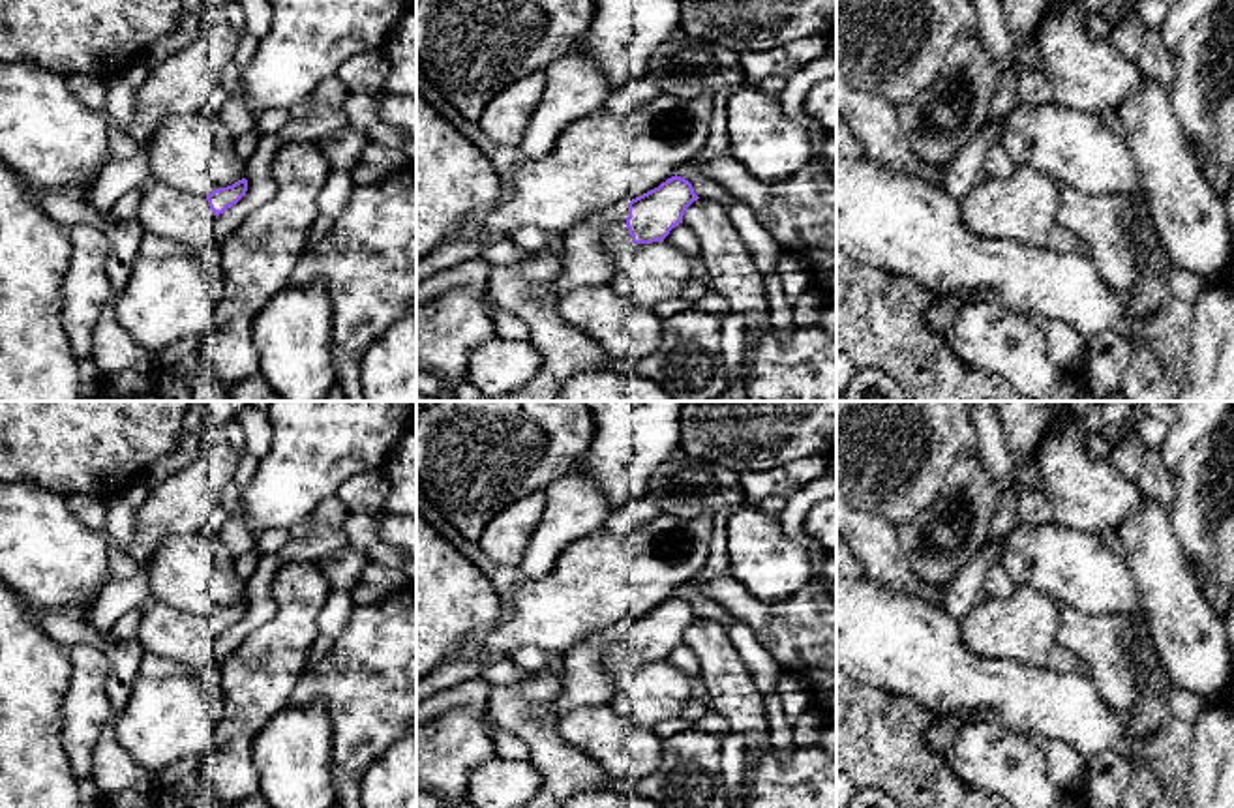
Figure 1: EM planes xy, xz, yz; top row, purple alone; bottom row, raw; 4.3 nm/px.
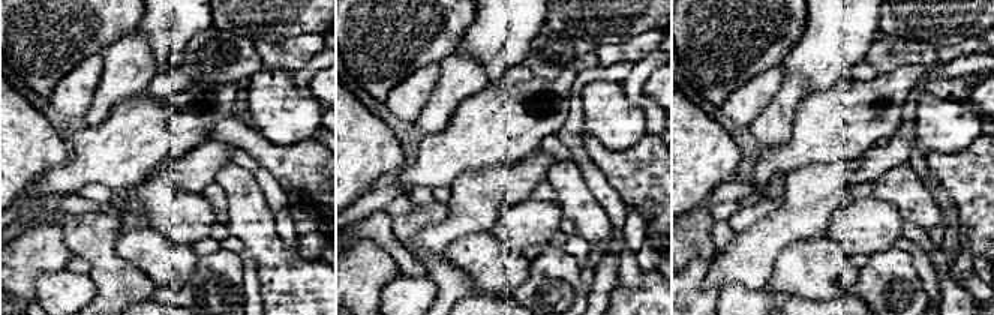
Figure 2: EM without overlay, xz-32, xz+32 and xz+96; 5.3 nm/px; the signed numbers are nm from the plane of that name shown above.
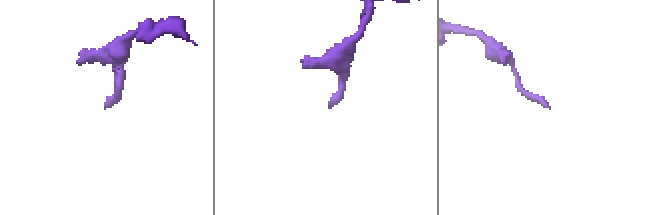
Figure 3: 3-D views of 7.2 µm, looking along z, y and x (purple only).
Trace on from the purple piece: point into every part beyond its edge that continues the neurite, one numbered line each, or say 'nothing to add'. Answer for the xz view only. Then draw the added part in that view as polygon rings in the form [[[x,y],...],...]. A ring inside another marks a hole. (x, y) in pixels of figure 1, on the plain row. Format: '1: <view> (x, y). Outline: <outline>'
1: xz (586, 677). Outline: [[[619,622],[574,643],[563,654],[561,692],[546,707],[534,711],[536,718],[559,720],[579,707],[609,703],[613,679],[606,660],[615,647],[626,645],[626,637],[628,622]]]

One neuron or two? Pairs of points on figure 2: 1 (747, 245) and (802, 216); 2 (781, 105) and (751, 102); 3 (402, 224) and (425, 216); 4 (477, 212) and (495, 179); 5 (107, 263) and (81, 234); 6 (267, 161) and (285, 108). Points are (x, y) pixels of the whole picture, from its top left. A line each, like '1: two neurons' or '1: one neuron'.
1: one neuron
2: two neurons
3: one neuron
4: one neuron
5: one neuron
6: two neurons

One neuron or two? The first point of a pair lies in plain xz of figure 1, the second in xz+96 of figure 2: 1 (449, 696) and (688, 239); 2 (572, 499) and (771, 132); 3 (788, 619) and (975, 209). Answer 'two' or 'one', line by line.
1: two
2: one
3: one

